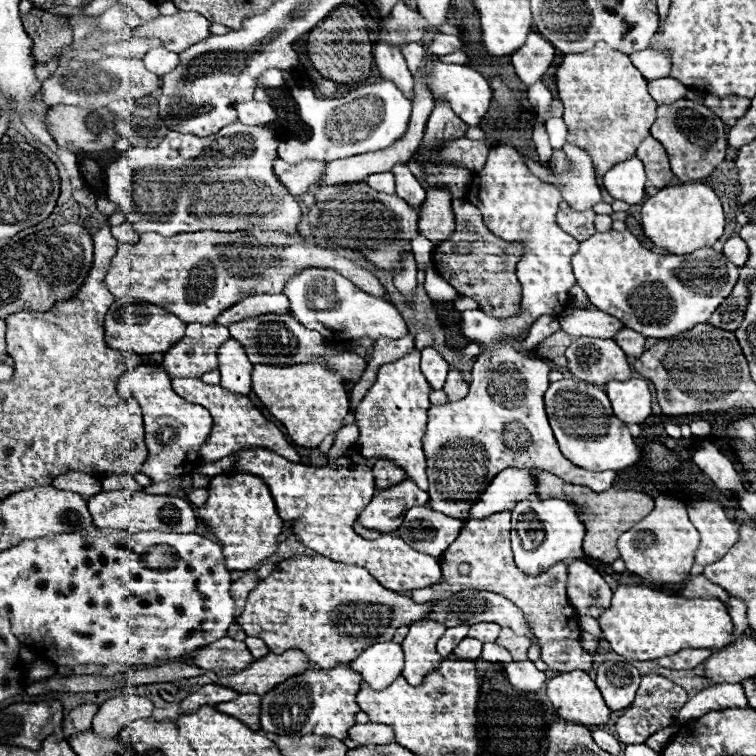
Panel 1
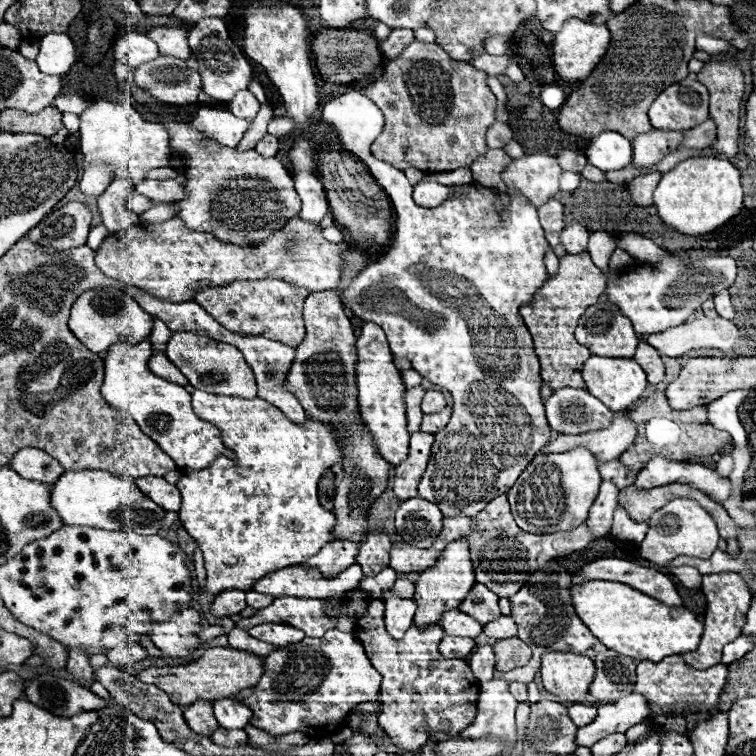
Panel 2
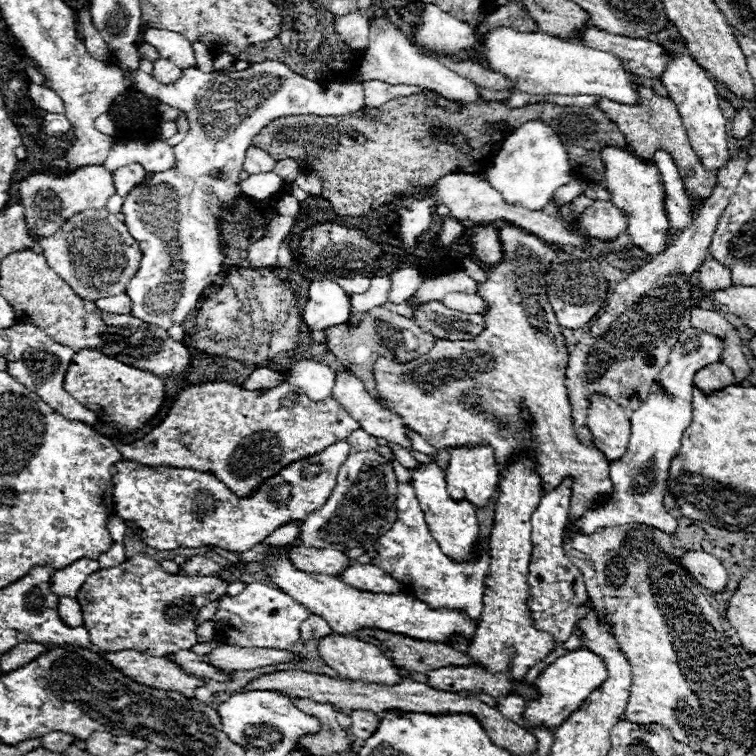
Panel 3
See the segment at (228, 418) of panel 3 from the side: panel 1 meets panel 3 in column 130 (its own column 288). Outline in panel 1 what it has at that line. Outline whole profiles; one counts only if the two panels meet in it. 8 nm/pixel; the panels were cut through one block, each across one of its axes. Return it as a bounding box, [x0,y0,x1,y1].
[172,378,300,464]

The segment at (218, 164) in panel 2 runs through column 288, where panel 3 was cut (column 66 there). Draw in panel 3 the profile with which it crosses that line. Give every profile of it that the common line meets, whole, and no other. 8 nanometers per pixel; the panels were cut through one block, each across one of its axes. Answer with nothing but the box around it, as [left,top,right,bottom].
[20,166,116,238]

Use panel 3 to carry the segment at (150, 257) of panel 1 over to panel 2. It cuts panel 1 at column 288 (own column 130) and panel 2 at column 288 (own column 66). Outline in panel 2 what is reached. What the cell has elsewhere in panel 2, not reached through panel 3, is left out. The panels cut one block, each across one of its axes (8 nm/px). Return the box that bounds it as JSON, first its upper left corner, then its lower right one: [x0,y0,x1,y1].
[96,216,342,304]

